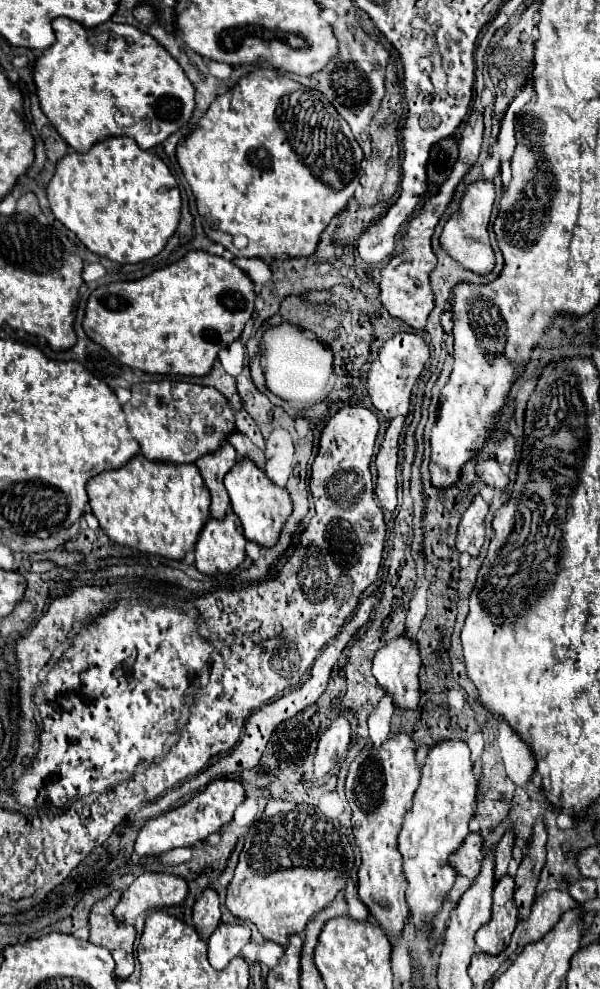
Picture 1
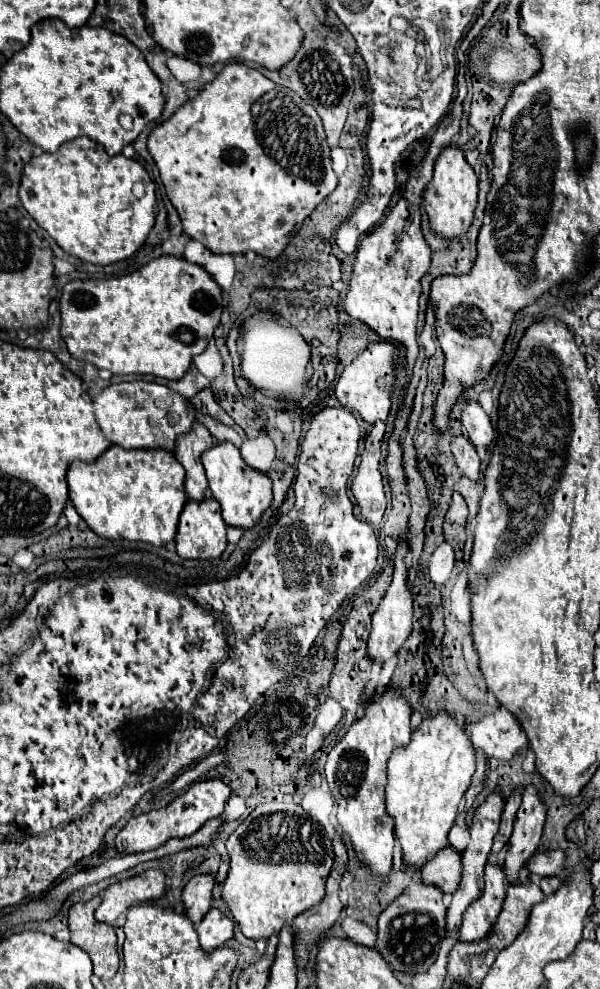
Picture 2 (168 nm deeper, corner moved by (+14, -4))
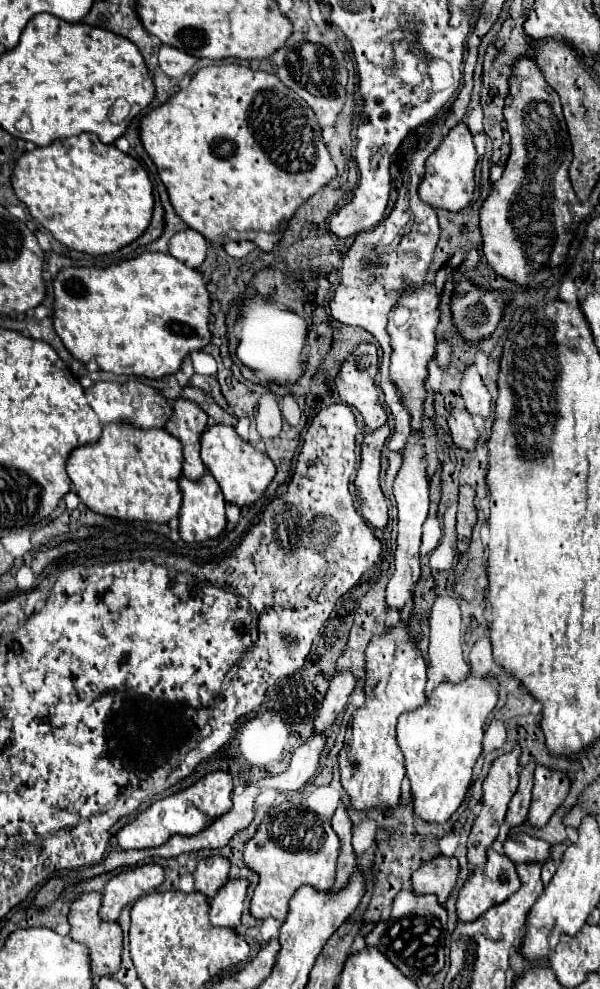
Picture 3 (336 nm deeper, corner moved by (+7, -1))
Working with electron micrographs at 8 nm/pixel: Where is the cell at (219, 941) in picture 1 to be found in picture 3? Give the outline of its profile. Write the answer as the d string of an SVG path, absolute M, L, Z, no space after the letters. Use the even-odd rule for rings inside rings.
M232 878L216 892L216 896L212 898L212 904L210 904L212 926L236 928L240 924L242 906L244 906L248 886L250 886L250 880Z

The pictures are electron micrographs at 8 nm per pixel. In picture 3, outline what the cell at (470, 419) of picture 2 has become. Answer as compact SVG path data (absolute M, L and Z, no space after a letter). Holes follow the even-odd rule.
M468 366L460 384L460 394L464 400L464 406L470 414L488 418L490 416L490 392L486 390L476 366Z

